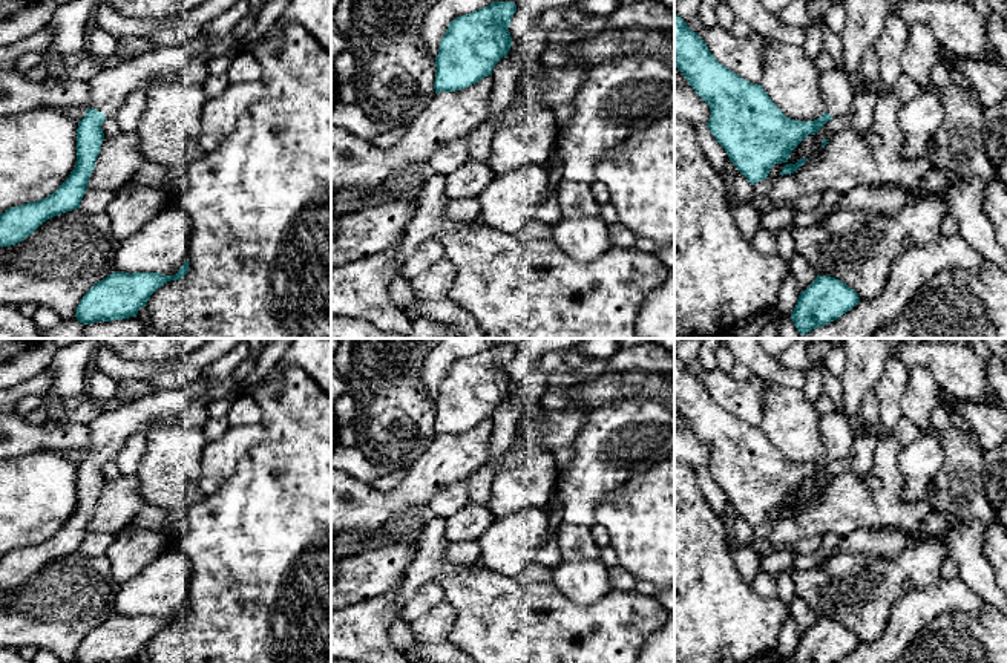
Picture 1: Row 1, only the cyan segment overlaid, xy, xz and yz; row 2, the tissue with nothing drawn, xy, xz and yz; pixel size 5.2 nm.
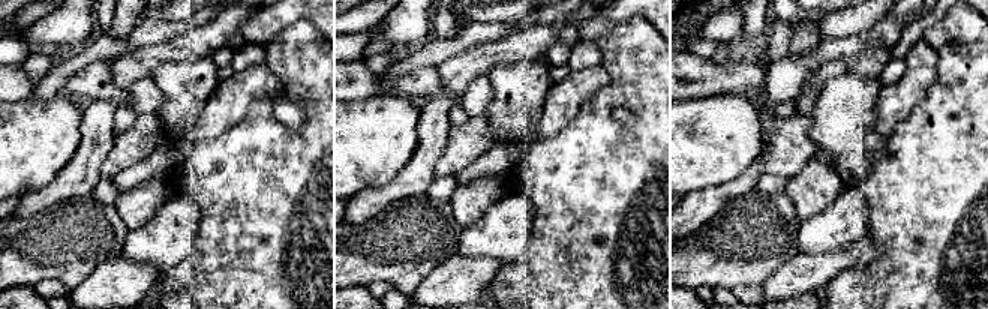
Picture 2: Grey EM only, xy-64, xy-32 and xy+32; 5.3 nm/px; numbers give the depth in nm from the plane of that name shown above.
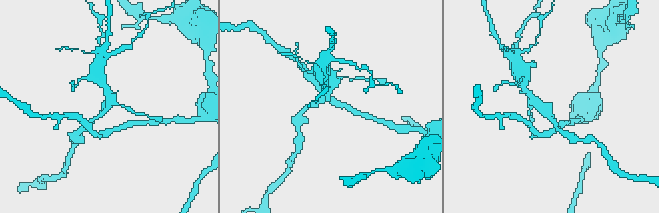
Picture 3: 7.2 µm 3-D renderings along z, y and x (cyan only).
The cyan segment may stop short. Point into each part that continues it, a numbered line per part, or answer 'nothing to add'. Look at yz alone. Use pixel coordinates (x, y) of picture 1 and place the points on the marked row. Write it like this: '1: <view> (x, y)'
1: yz (836, 89)

